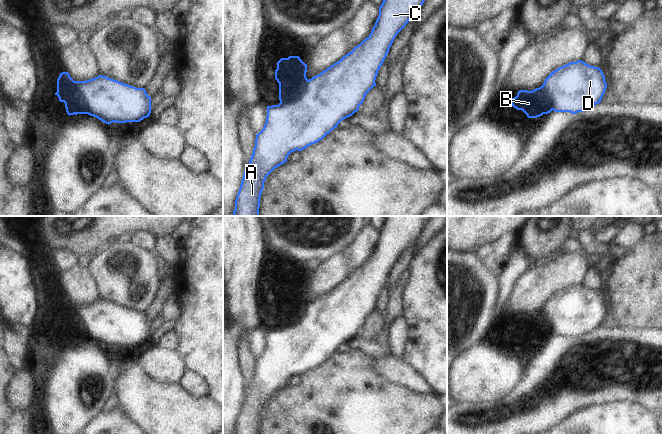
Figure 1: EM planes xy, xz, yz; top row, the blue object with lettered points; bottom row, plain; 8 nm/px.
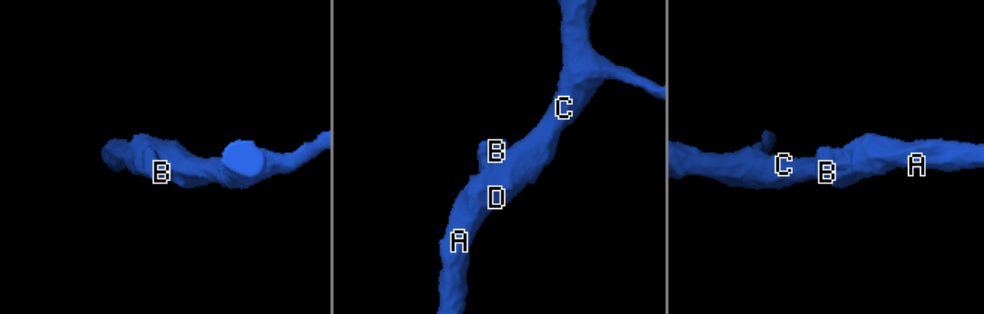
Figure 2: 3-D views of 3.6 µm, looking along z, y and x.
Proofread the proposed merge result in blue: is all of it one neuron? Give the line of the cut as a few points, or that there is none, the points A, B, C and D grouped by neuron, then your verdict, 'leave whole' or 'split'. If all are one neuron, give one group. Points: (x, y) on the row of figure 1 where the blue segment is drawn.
no cut; A B C D; leave whole

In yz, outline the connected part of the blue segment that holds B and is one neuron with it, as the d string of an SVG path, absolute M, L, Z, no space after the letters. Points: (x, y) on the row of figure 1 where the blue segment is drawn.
M578 60L551 72L541 87L532 91L518 91L517 96L511 99L511 105L517 110L522 110L528 118L537 118L552 110L576 114L600 103L606 88L607 83L602 70Z

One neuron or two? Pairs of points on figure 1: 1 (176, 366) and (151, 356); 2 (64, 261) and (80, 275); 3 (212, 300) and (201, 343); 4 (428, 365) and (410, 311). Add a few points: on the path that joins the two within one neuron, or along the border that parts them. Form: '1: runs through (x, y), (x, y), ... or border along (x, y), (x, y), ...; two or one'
1: runs through (170, 366), (163, 366), (157, 362); one
2: border along (76, 263), (61, 273); two
3: runs through (212, 311), (212, 332); one
4: runs through (428, 352), (428, 329), (423, 324); one

